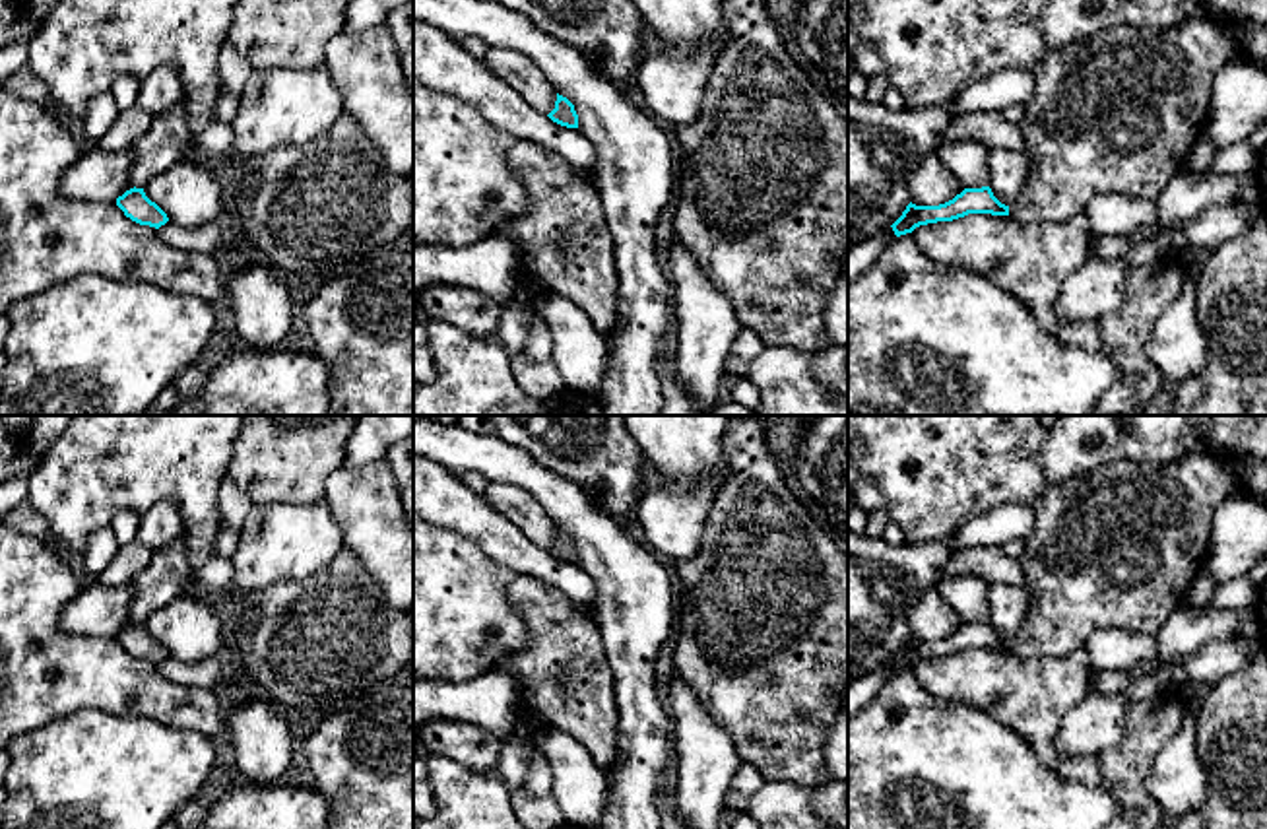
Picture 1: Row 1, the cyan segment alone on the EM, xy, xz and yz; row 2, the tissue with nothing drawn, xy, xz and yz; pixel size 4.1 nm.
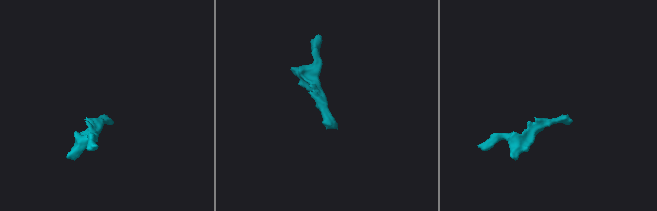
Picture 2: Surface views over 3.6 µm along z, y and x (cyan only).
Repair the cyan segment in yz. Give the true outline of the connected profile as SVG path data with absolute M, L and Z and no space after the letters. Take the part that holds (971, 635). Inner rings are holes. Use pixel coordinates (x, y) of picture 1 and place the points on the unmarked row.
M1191 452L1172 464L1114 460L1067 483L1054 485L1032 505L1034 530L1026 538L1026 549L1019 557L1023 586L1032 596L1024 627L1013 641L1001 639L990 621L964 623L953 635L939 641L908 639L891 660L894 670L912 668L920 660L953 656L968 648L1009 650L1023 658L1065 656L1085 647L1098 629L1121 629L1158 635L1168 617L1187 604L1187 592L1195 575L1207 569L1211 557L1213 520L1230 495L1250 495L1242 485L1234 460Z

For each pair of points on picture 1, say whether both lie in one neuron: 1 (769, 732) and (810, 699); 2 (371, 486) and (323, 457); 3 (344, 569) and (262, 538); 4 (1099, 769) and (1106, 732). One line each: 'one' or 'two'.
1: one
2: two
3: two
4: two

